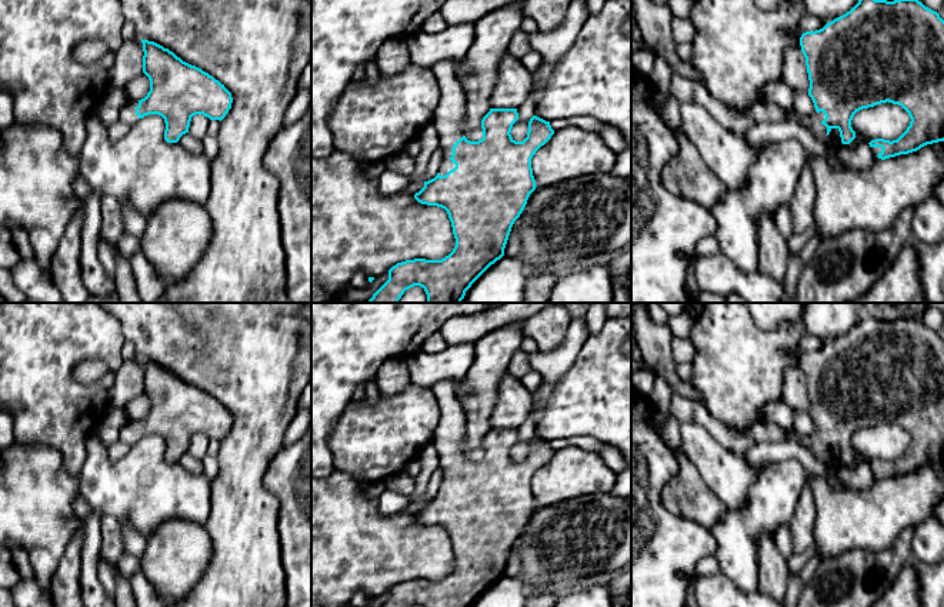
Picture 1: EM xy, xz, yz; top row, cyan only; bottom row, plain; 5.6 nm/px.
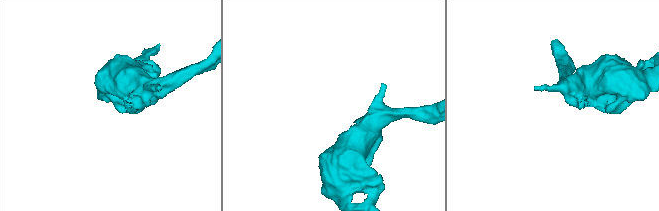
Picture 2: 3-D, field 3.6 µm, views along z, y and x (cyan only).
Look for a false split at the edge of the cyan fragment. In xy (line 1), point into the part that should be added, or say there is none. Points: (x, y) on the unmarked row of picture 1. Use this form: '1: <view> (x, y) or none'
1: xy (127, 434)

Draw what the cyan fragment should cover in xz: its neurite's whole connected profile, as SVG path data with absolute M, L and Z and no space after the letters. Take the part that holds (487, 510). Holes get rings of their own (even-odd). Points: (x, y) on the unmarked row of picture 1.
M444 380L431 387L440 407L433 444L443 480L437 496L414 514L418 523L447 531L456 566L441 580L397 583L381 607L471 607L504 576L511 547L537 507L531 478L554 454L550 441L533 436L527 457L516 461L510 453L517 428L490 428L481 440L483 458L467 460L457 386Z

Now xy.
M143 360L143 393L150 400L150 411L139 421L119 430L119 438L134 446L149 434L164 438L164 460L177 463L189 453L191 437L203 434L223 440L231 428L231 413L209 393L191 386L163 366Z

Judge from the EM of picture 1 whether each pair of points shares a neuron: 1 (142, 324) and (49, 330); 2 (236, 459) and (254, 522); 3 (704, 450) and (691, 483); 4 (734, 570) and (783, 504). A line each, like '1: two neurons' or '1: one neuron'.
1: two neurons
2: one neuron
3: two neurons
4: one neuron

